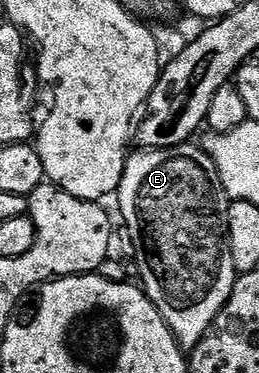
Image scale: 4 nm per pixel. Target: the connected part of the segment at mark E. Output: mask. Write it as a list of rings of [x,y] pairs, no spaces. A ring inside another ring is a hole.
[[[190,142],[174,148],[134,151],[134,156],[132,153],[125,161],[125,173],[115,196],[121,203],[121,216],[133,239],[140,287],[159,310],[182,350],[192,350],[205,336],[205,331],[231,298],[239,275],[227,251],[230,201],[221,189],[215,162],[204,147],[195,145]]]

